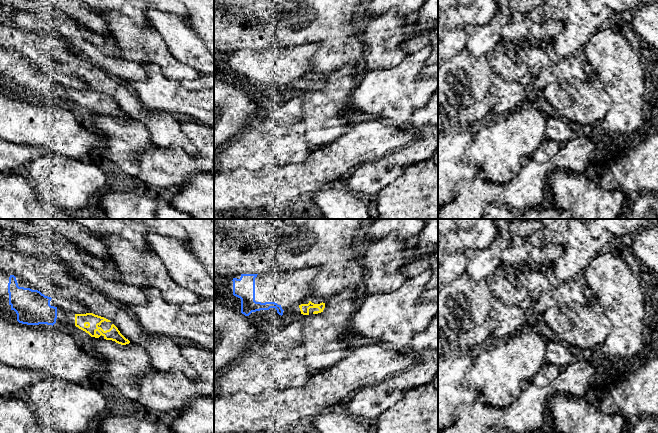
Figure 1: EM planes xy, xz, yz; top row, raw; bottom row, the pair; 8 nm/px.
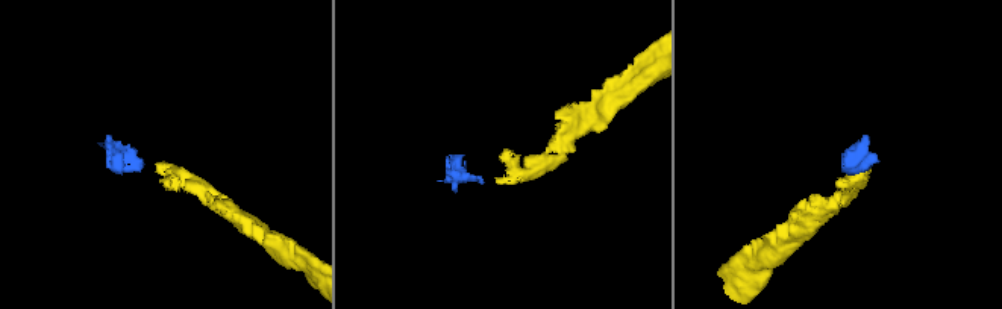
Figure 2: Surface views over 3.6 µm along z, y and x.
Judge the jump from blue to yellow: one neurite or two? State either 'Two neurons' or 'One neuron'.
One neuron

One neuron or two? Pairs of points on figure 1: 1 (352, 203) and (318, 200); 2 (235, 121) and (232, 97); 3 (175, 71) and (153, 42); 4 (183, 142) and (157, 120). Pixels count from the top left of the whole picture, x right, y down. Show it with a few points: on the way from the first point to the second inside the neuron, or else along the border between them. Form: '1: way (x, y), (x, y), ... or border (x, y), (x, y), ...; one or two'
1: way (344, 203), (326, 200); one
2: way (232, 115), (232, 103); one
3: way (170, 64), (158, 49); one
4: way (177, 139), (163, 126); one

